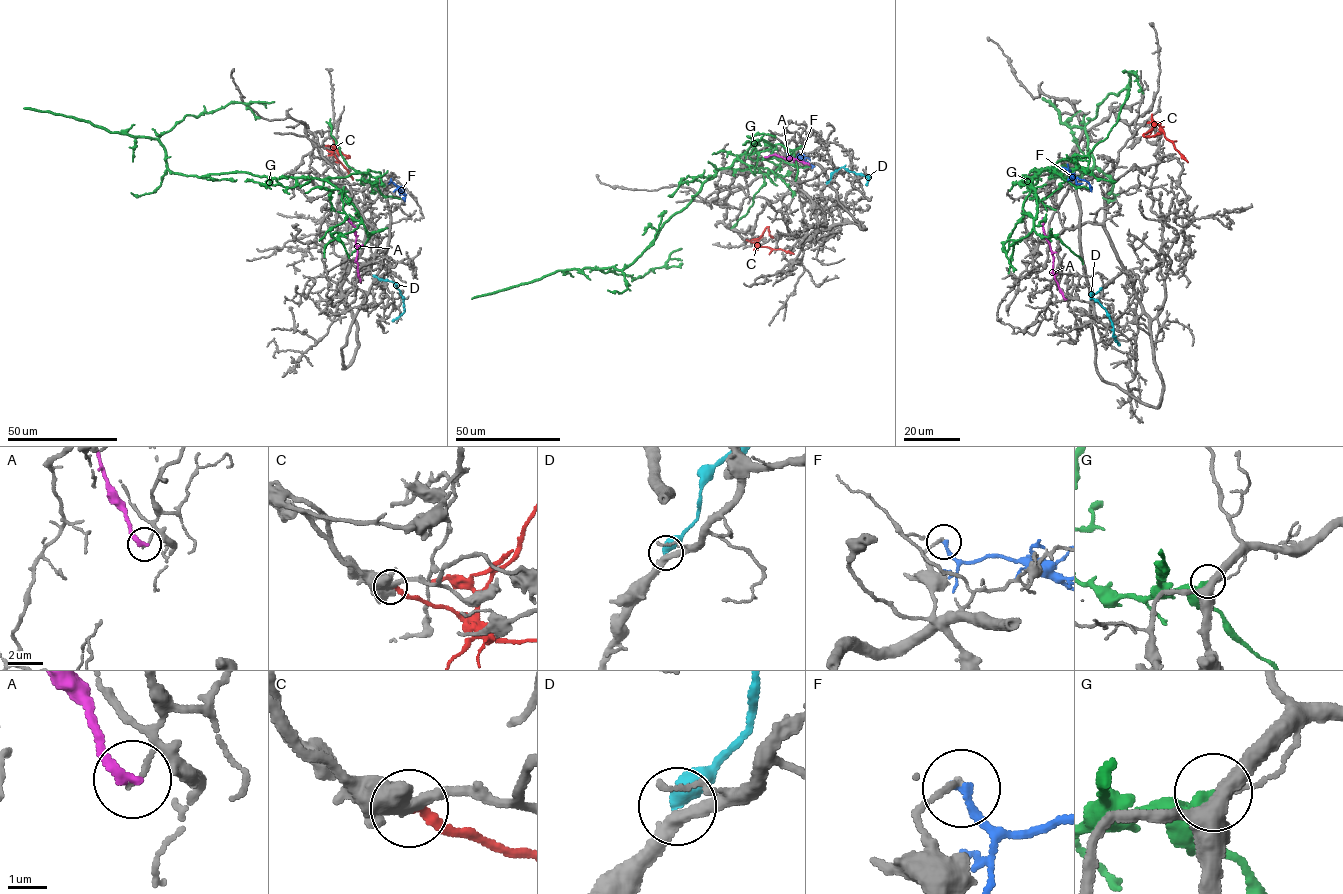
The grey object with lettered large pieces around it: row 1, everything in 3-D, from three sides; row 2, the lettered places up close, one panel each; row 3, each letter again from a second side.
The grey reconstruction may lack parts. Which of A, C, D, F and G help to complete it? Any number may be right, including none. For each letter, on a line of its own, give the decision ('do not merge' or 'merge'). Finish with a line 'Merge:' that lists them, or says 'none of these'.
A: do not merge
C: do not merge
D: do not merge
F: do not merge
G: do not merge
Merge: none of these

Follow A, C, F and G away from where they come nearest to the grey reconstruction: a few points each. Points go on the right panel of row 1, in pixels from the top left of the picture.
A: (1065, 299), (1053, 272), (1052, 251), (1044, 235), (1042, 217)
C: (1148, 123), (1158, 124), (1188, 162)
F: (1063, 167), (1085, 180), (1091, 191)
G: (1058, 234), (1034, 230), (1036, 170), (1090, 172), (1093, 156), (1083, 128), (1060, 123), (1042, 99)

